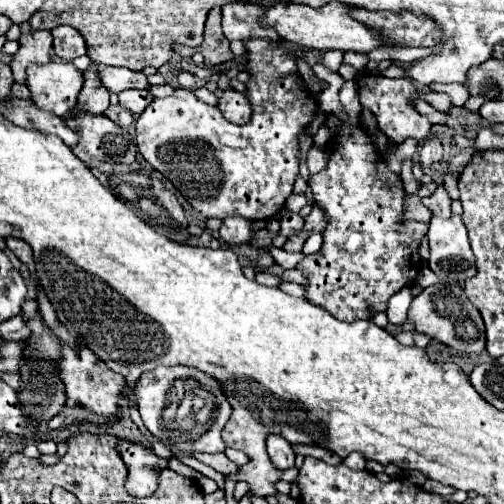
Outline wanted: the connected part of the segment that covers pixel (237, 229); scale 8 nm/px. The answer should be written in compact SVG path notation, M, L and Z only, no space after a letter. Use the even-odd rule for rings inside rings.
M228 216L228 218L224 218L218 232L220 232L220 238L226 244L244 244L244 242L250 242L250 238L252 238L250 222L246 222L240 216Z

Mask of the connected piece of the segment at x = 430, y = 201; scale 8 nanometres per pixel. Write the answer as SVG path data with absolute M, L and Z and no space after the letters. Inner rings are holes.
M438 186L432 196L428 196L428 198L422 200L422 204L424 204L434 216L442 216L442 218L450 218L450 216L452 216L452 212L450 212L452 200L450 200L448 192L444 190L444 186Z

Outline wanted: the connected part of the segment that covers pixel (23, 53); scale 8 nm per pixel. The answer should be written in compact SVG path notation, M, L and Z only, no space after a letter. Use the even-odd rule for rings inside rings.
M30 30L28 34L20 36L20 50L12 56L10 68L14 74L14 80L24 84L26 80L26 66L30 62L46 64L50 62L52 52L52 34L46 30Z

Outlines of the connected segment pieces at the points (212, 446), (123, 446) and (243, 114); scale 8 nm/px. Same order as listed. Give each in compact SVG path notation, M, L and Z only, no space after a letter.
M158 366L140 376L136 388L138 410L144 426L158 440L170 444L178 452L224 452L226 444L222 442L222 428L228 422L232 410L226 402L218 382L200 370L188 366Z
M120 440L118 452L122 454L122 460L126 462L128 468L126 490L132 496L140 498L154 494L158 488L160 472L168 468L168 458L160 458L150 448L130 440Z
M224 90L220 100L220 112L234 124L246 124L250 120L250 102L242 92Z

